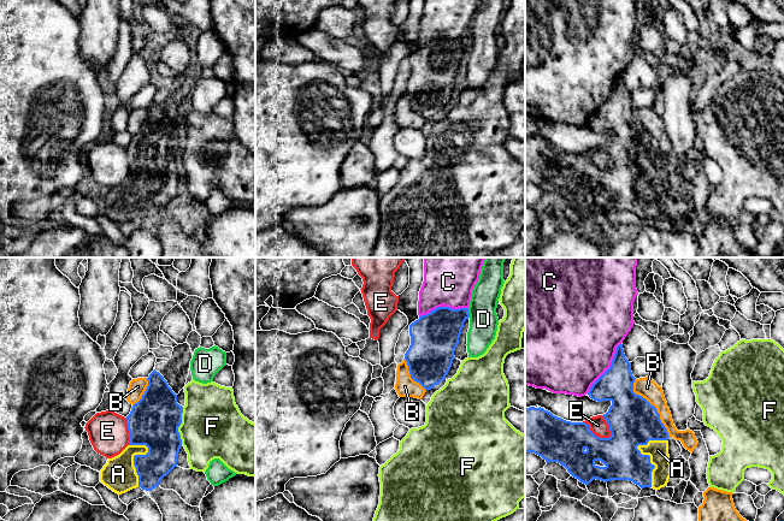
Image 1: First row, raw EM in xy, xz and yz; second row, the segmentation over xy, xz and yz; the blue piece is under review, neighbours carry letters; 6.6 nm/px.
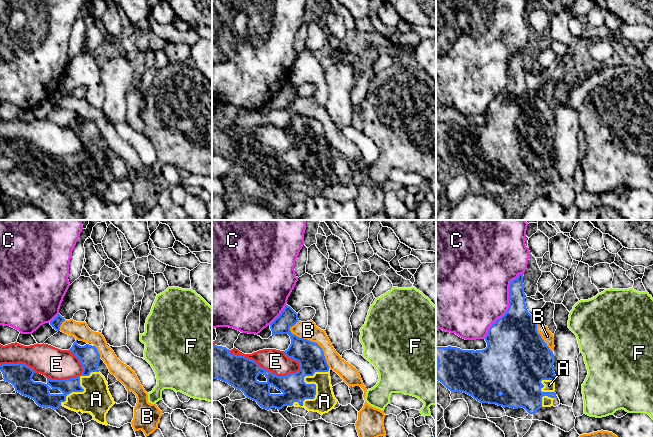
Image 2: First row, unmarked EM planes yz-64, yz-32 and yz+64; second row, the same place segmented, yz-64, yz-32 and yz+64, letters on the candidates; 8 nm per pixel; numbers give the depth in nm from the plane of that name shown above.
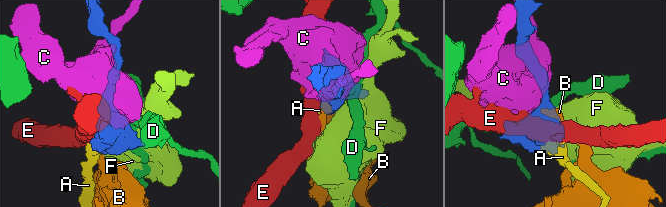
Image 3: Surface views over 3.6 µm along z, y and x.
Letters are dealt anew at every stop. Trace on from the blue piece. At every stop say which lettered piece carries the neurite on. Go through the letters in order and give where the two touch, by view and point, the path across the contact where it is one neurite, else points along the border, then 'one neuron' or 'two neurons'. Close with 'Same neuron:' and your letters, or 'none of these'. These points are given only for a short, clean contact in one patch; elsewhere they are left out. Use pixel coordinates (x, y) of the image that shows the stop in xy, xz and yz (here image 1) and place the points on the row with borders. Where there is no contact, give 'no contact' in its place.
A: yz (643, 455) | one neuron
B: yz (653, 406) | along yz (635, 379), (634, 391), (655, 408), (670, 436) | two neurons
C: yz (608, 368) | two neurons
D: xz (467, 313) | two neurons
E: yz (596, 436) | two neurons
F: xy (180, 425) | two neurons
Same neuron: A

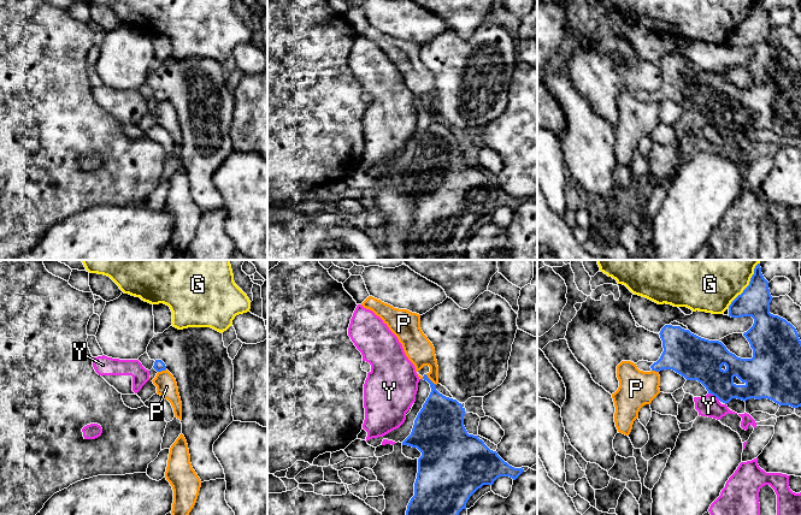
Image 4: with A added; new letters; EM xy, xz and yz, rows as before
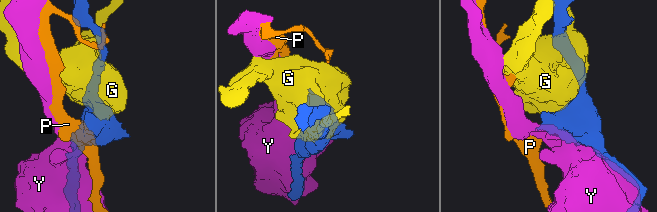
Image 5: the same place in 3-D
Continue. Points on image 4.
G: yz (748, 285) | two neurons
P: xz (428, 378) | along xz (422, 377), (425, 374), (436, 384) | two neurons
Y: yz (714, 395) | two neurons
Same neuron: none of these

